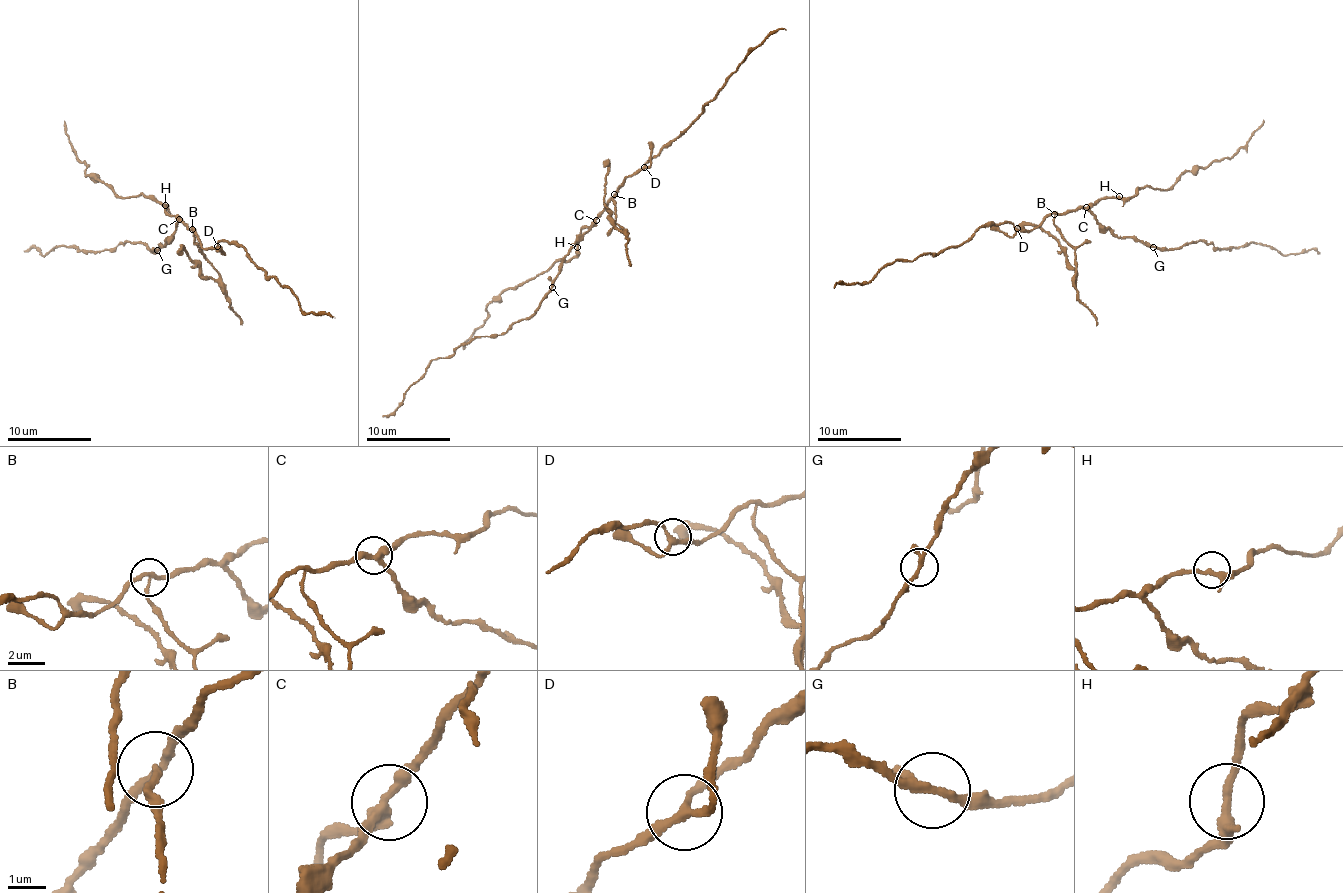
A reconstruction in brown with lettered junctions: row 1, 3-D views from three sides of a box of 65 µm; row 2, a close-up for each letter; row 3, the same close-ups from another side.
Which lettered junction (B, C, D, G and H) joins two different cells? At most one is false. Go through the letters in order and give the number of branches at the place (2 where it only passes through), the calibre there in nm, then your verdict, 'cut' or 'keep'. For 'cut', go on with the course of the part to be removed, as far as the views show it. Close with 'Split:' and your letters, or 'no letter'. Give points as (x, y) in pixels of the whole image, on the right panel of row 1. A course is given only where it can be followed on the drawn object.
B: 3 branches meet; 200 nm thick; cut; foreign part runs (1055, 213), (1057, 230), (1075, 254), (1076, 271), (1050, 235), (1029, 224), (1022, 232)
C: 3 branches meet; 320 nm thick; keep
D: 3 branches meet; 200 nm thick; keep
G: 3 branches meet; 190 nm thick; keep
H: 3 branches meet; 240 nm thick; keep
Split: B

